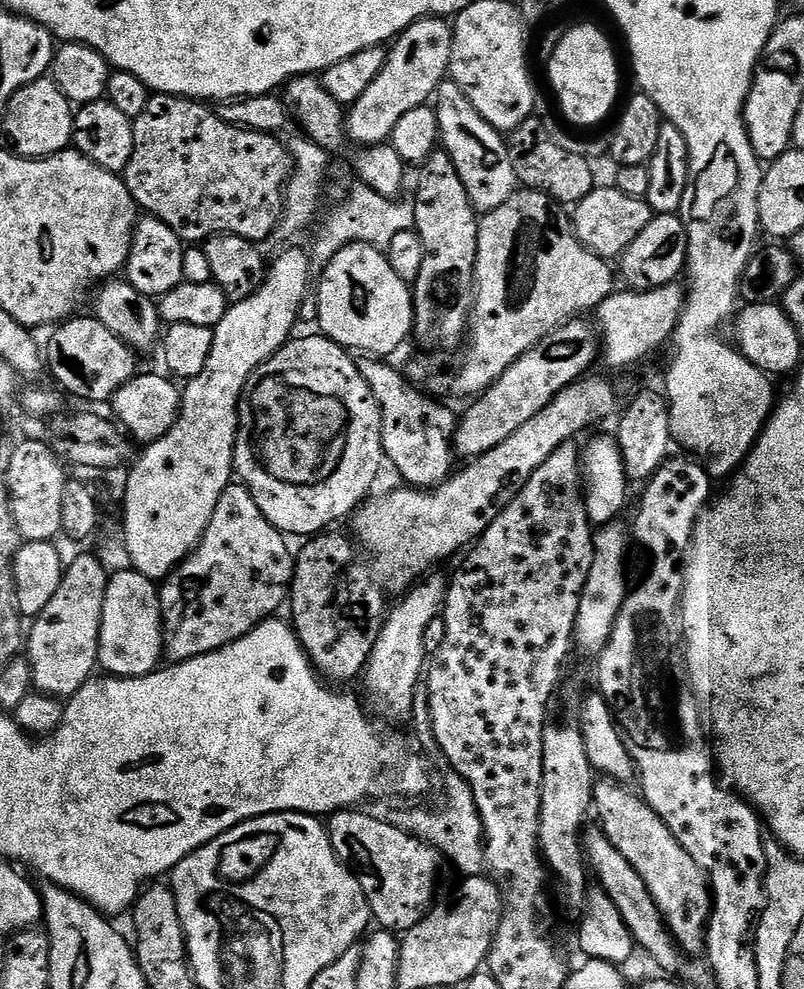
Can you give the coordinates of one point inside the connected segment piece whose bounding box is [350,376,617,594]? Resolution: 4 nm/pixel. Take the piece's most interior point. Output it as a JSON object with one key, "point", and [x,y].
{"point":[409,530]}

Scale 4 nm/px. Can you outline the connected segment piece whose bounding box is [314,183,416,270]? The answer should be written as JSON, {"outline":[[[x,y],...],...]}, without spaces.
{"outline":[[[357,183],[356,188],[348,192],[348,197],[329,214],[320,228],[320,237],[316,240],[316,256],[314,264],[322,270],[347,244],[373,244],[375,248],[387,249],[388,243],[397,234],[411,232],[416,227],[416,209],[404,198],[383,196],[370,190],[365,184]]]}

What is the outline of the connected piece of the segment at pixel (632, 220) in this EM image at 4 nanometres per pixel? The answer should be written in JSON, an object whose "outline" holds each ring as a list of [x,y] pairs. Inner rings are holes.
{"outline":[[[597,186],[592,189],[582,202],[574,205],[574,211],[571,213],[572,229],[576,232],[576,237],[596,256],[601,256],[603,260],[609,262],[615,261],[623,256],[624,252],[650,226],[654,213],[649,206],[647,199],[639,200],[630,198],[630,194],[622,194],[614,186]]]}

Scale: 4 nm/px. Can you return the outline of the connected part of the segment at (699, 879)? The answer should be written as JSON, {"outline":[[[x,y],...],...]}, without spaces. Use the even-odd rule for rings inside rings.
{"outline":[[[611,778],[597,779],[592,785],[594,816],[600,819],[598,824],[606,834],[606,838],[610,838],[614,846],[618,846],[622,858],[626,858],[626,862],[630,862],[630,866],[638,870],[642,882],[646,882],[646,890],[650,890],[654,898],[654,906],[659,910],[661,919],[664,920],[664,927],[672,933],[673,941],[685,953],[703,953],[706,948],[708,914],[712,910],[712,893],[704,871],[694,862],[694,858],[690,858],[690,854],[686,854],[686,850],[682,850],[680,843],[670,834],[666,822],[662,822],[662,818],[658,818],[655,810],[644,803],[633,789],[632,792],[621,781]]]}

